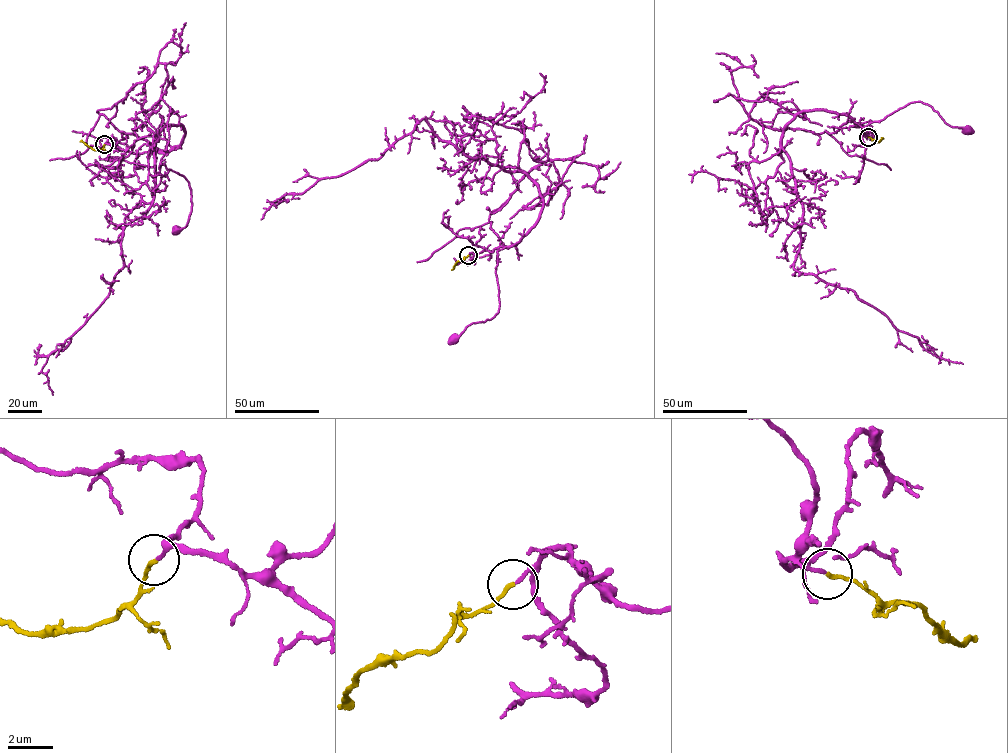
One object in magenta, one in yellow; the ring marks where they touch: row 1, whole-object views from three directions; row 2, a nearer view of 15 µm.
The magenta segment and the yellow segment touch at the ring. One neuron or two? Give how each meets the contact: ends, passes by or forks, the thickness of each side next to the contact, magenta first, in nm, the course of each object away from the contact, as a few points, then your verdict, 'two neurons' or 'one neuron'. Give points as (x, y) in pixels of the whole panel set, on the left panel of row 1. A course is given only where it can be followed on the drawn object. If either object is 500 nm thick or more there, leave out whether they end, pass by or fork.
magenta passes by | yellow ends | 100/160 nm | magenta via (104, 144), (133, 153), (164, 153), (161, 162), (189, 182), (191, 210), (185, 227), (176, 231) | yellow via (104, 144), (96, 150), (80, 141) | one neuron

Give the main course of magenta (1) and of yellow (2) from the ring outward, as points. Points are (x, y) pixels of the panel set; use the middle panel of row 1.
1: (468, 255), (506, 246), (497, 251), (498, 312), (489, 320), (472, 323), (453, 339)
2: (468, 255), (452, 270)

